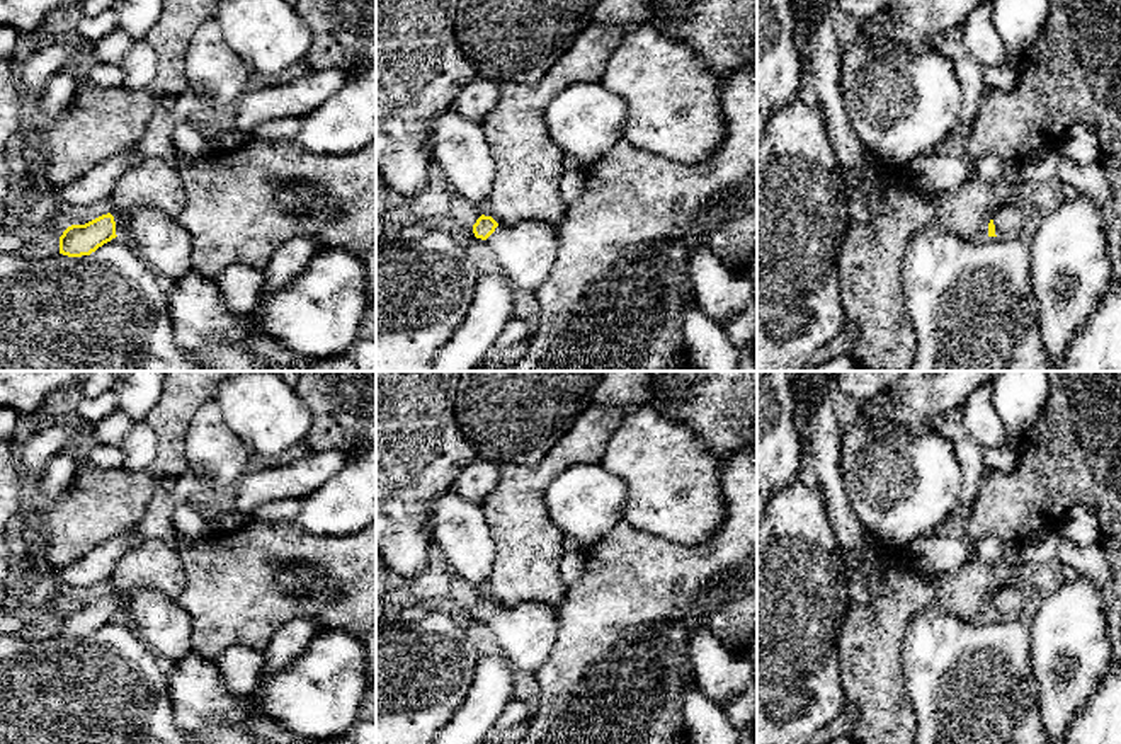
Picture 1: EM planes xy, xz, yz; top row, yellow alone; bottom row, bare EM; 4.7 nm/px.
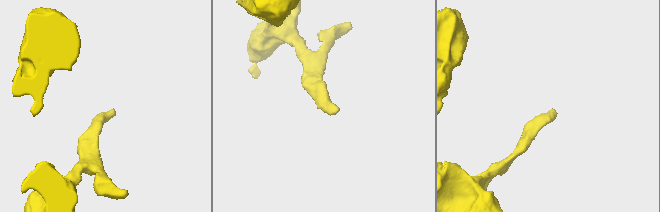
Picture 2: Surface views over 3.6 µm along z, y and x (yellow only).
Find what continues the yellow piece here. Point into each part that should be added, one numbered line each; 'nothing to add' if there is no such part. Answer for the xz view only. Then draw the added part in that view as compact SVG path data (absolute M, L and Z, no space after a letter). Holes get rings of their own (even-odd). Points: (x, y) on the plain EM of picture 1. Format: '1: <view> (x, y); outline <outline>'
1: xz (526, 634); outline M536 603L498 606L487 623L502 655L517 669L536 674L556 642L558 610Z

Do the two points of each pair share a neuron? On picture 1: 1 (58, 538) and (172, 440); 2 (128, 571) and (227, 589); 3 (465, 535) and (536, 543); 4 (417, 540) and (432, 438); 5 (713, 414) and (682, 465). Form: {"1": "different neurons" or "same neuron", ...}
{"1": "same neuron", "2": "different neurons", "3": "different neurons", "4": "same neuron", "5": "different neurons"}

